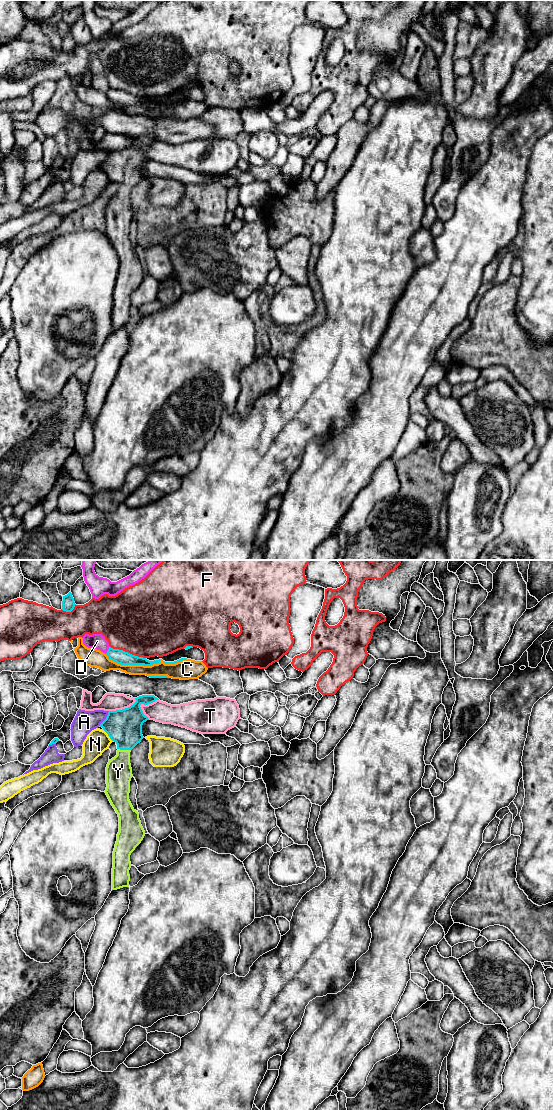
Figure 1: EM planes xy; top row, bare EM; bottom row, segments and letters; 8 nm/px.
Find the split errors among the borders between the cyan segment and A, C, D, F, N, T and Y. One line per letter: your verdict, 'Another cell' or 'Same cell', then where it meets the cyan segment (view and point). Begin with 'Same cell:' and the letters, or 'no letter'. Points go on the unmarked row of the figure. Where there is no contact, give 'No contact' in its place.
Same cell: Y
A: Another cell. Touches cyan at xy (106, 158)
C: Another cell. Touches cyan at xy (146, 105)
D: Another cell. Touches cyan at xy (108, 90)
F: Another cell. Touches cyan at xy (127, 92)
N: Another cell. Touches cyan at xy (108, 175)
T: Another cell. Touches cyan at xy (142, 143)
Y: Same cell. Touches cyan at xy (124, 189)

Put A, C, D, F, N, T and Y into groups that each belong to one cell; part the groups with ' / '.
A / C / D / F / N / T / Y

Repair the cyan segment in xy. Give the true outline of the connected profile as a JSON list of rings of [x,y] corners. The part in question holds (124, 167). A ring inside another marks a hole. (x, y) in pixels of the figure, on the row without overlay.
[[[142,135],[128,148],[109,151],[100,167],[117,184],[117,195],[106,207],[105,233],[119,257],[119,272],[113,291],[112,330],[129,327],[130,295],[141,283],[145,271],[139,253],[130,240],[130,221],[133,217],[130,204],[131,190],[144,178],[142,165],[148,159],[140,145],[159,140],[154,135]]]

